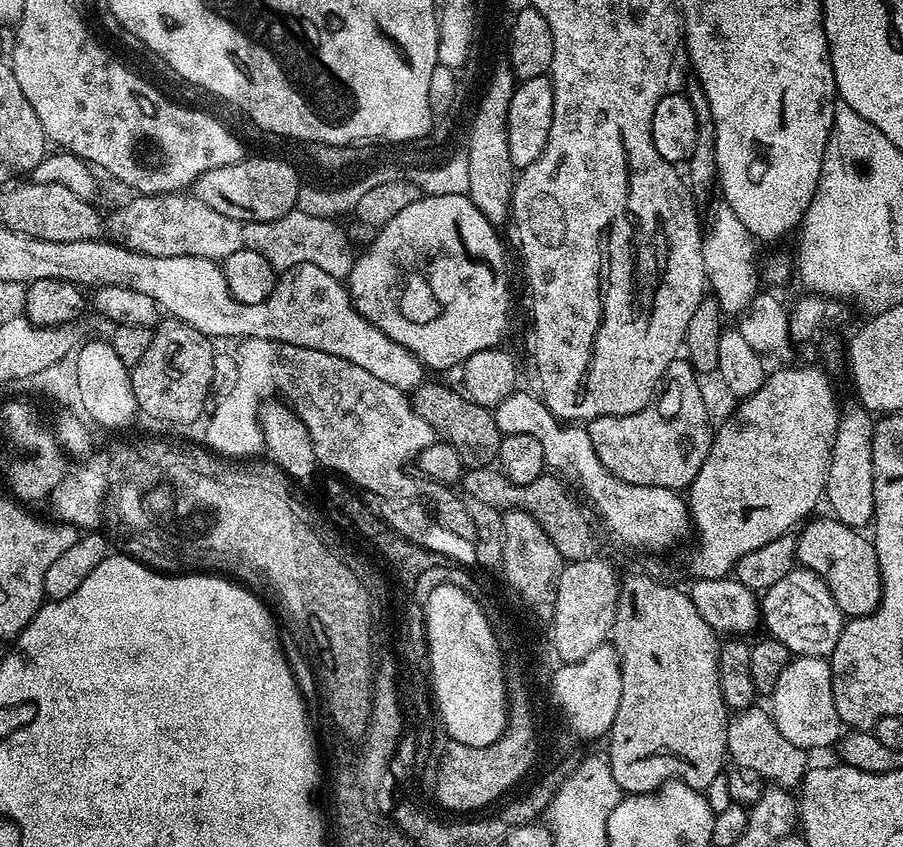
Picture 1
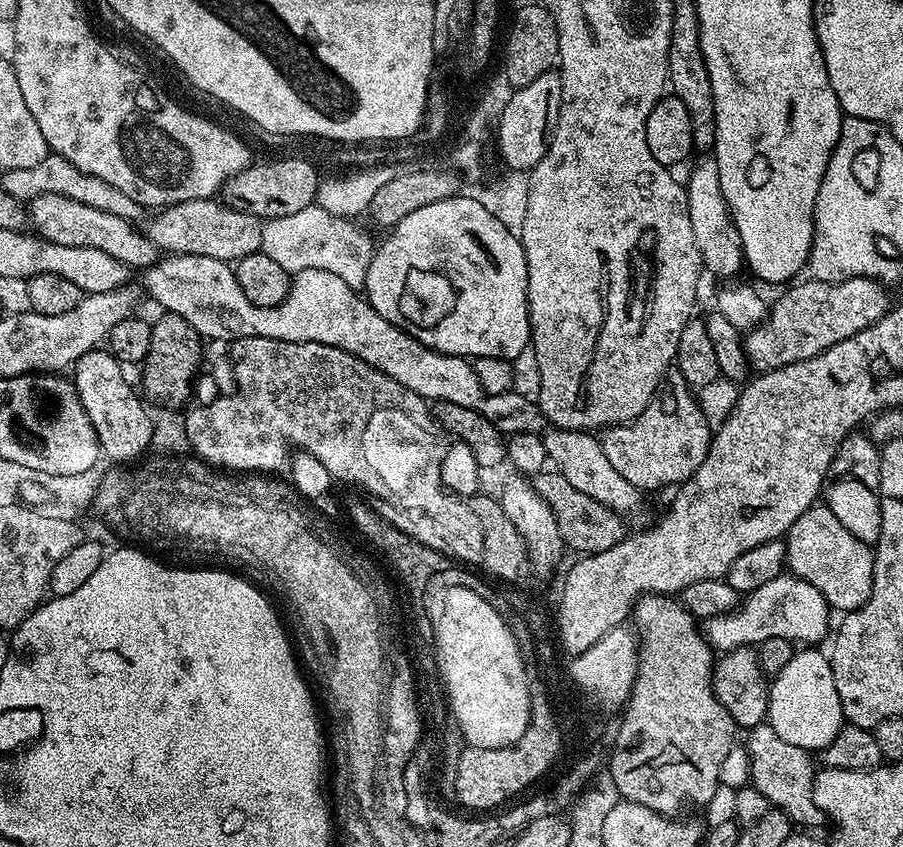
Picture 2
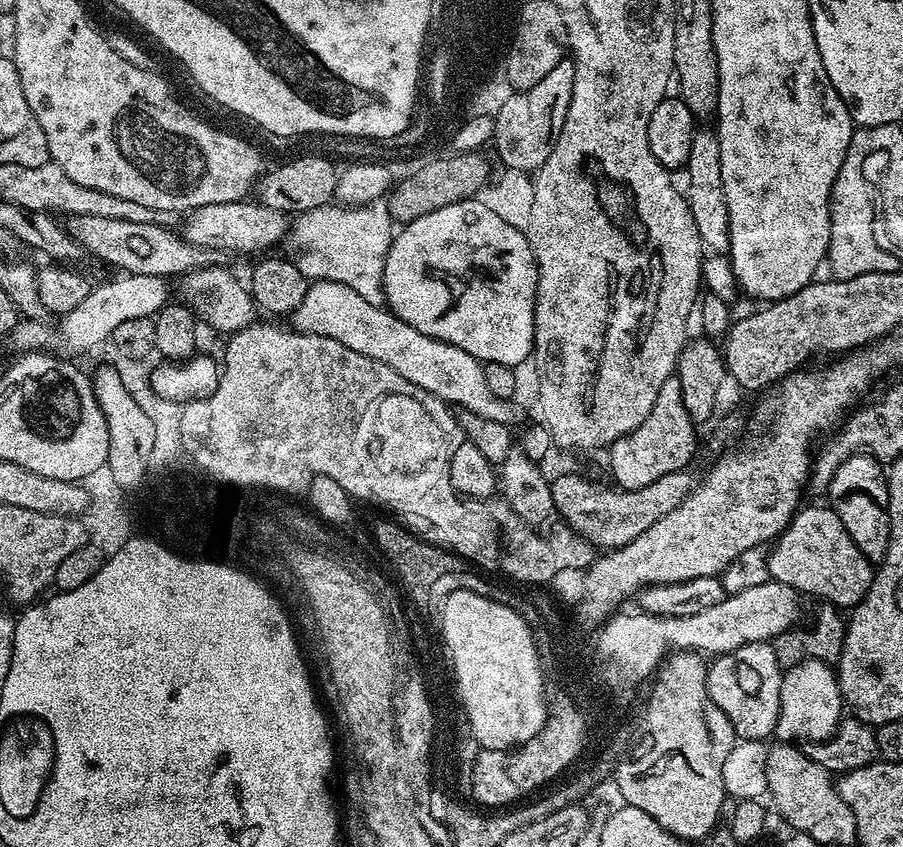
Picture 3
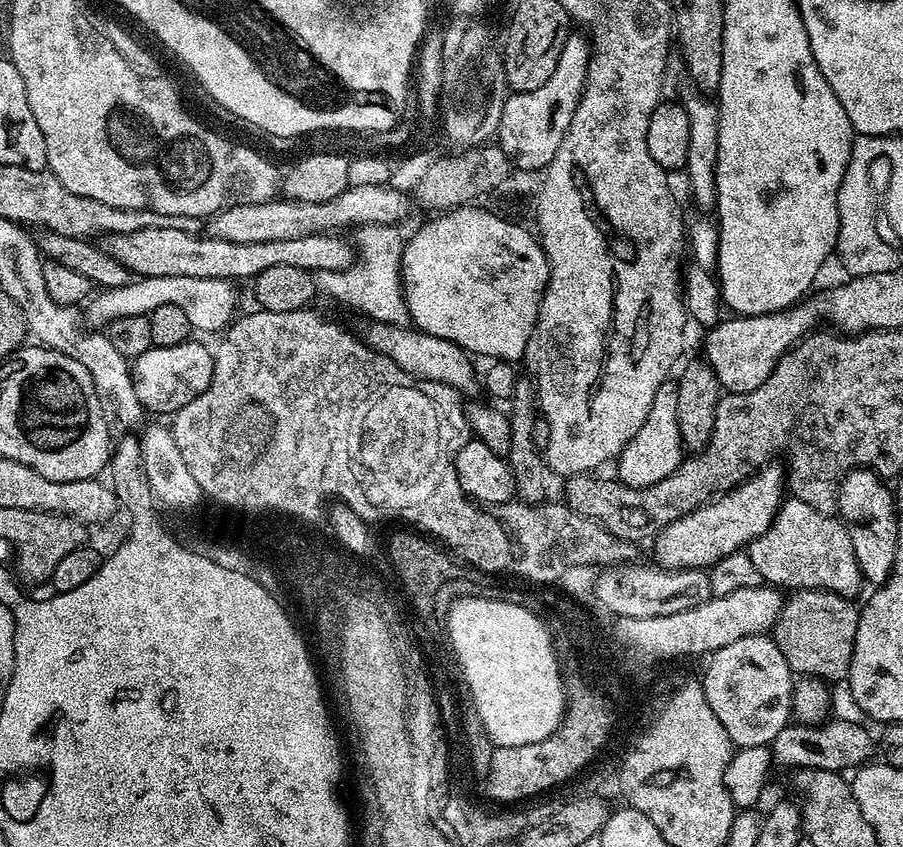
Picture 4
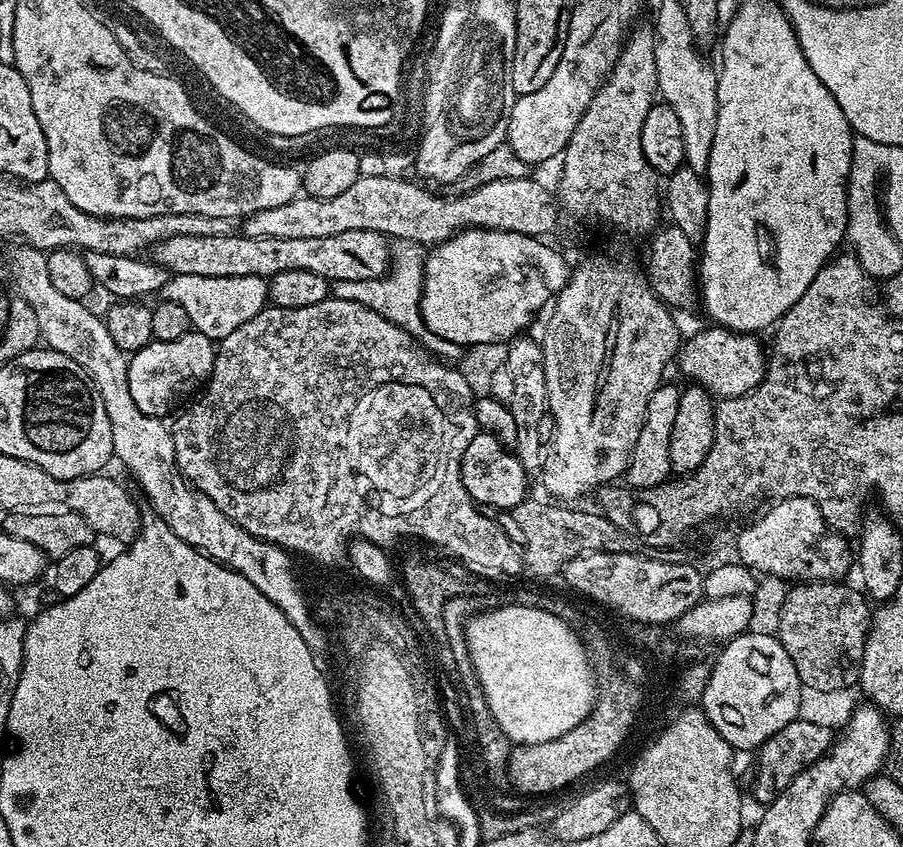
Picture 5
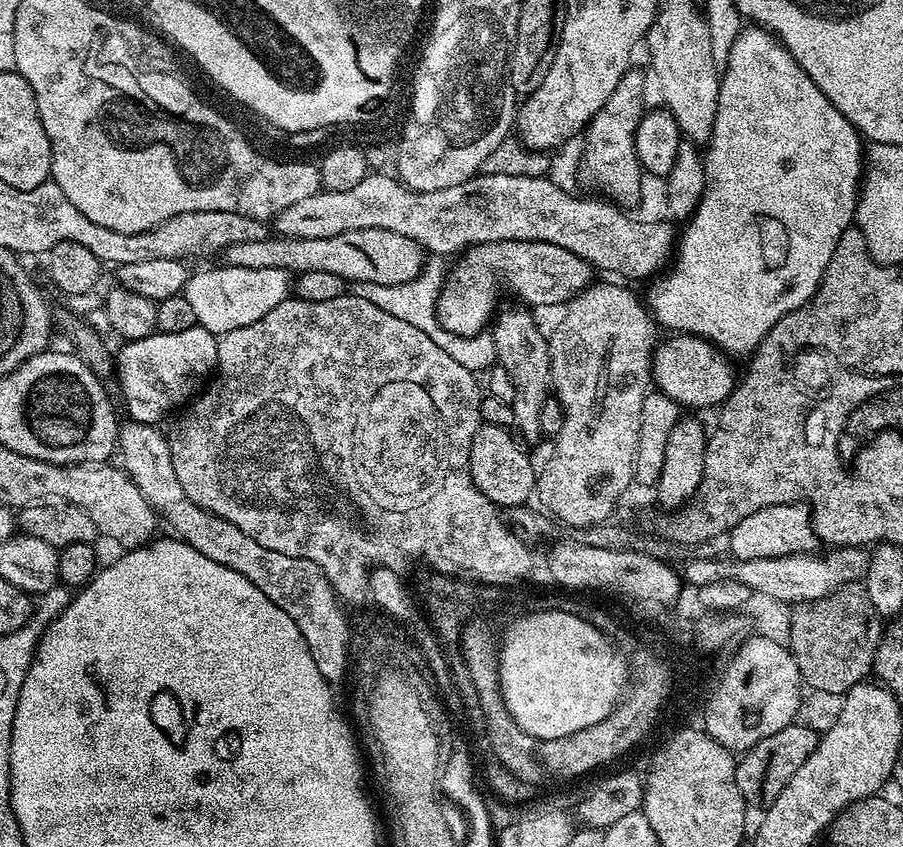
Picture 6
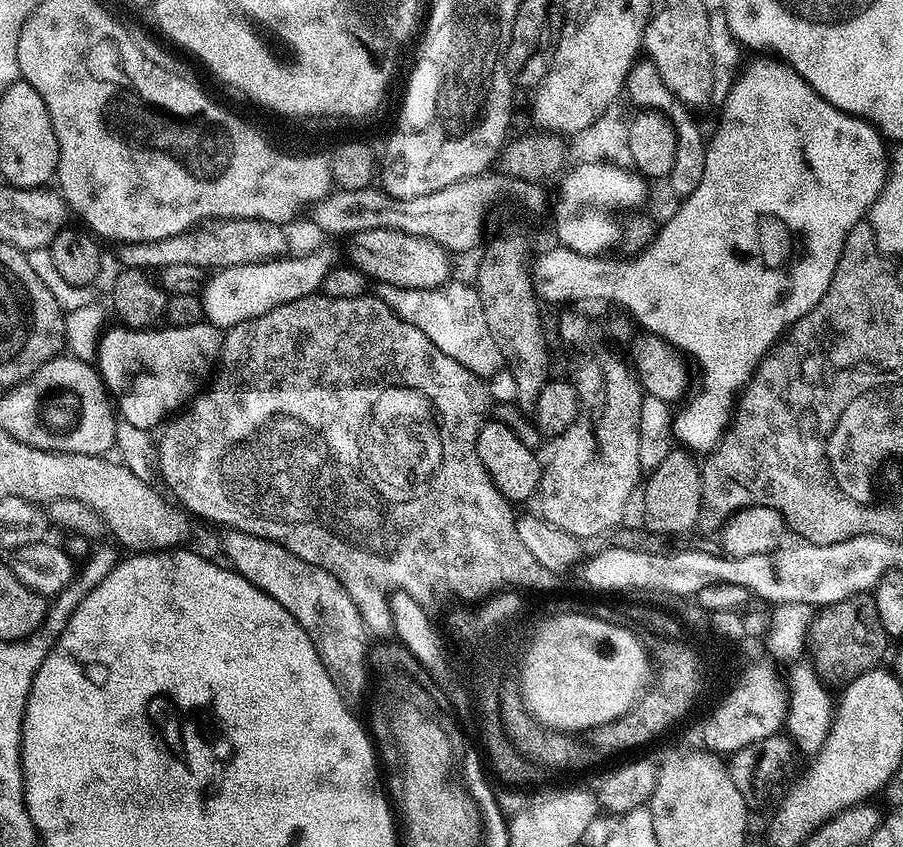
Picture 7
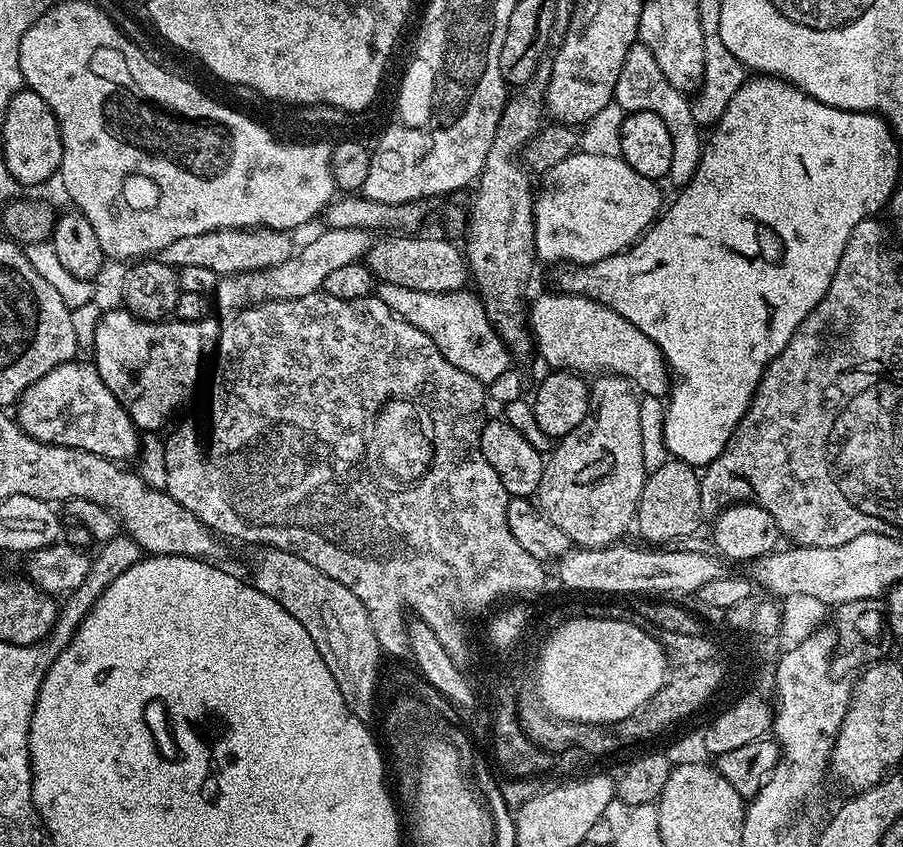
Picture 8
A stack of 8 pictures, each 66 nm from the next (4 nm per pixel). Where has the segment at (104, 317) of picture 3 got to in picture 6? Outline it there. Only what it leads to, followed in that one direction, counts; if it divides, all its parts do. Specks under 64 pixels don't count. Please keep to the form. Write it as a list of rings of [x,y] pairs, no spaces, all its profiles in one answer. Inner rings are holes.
[[[219,267],[204,268],[201,272],[193,271],[189,275],[182,293],[194,308],[194,318],[197,325],[215,332],[217,337],[226,335],[230,330],[239,330],[242,326],[250,326],[250,322],[258,322],[258,318],[270,314],[270,310],[274,310],[274,306],[289,299],[290,273],[286,270],[246,270],[245,268]]]

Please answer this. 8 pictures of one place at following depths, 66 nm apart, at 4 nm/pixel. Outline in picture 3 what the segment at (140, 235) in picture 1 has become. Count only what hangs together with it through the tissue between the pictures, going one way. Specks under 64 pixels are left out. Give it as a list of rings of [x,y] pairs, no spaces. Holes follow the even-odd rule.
[[[252,198],[193,208],[183,217],[183,220],[182,235],[186,242],[221,254],[227,254],[227,252],[260,252],[256,254],[262,254],[267,250],[275,249],[272,247],[282,236],[287,237],[290,232],[290,220],[285,213],[270,210],[270,206]]]

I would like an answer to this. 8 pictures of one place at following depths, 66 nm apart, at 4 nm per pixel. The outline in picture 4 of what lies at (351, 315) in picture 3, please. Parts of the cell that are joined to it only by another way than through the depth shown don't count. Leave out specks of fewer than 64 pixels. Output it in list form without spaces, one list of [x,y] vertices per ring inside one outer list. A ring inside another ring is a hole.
[[[377,322],[369,323],[367,326],[369,327],[368,336],[366,335],[368,345],[374,350],[386,354],[394,362],[398,362],[398,366],[402,366],[402,370],[406,370],[416,379],[442,382],[461,394],[467,394],[475,384],[477,387],[478,372],[472,369],[471,362],[473,363],[473,361],[470,359],[469,353],[465,352],[463,348],[459,348],[454,342],[426,334],[415,326],[403,328]]]

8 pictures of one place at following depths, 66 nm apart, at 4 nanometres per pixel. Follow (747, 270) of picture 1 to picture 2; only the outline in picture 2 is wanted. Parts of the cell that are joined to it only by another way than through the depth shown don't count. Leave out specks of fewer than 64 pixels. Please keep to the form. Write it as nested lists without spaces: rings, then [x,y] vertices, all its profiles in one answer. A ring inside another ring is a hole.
[[[700,154],[695,157],[696,165],[686,179],[690,226],[694,230],[694,242],[698,242],[700,258],[705,269],[708,268],[720,278],[736,278],[745,267],[742,238],[732,221],[732,209],[722,194],[722,182],[718,178],[718,162],[715,155]]]

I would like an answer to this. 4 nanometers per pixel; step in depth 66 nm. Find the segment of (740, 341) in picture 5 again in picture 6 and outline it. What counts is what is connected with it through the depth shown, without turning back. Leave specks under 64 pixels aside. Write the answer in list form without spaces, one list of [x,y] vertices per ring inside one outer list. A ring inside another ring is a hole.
[[[672,334],[669,337],[669,340],[661,339],[652,354],[652,384],[685,409],[715,409],[723,404],[738,383],[738,376],[732,373],[733,361],[702,336]]]

